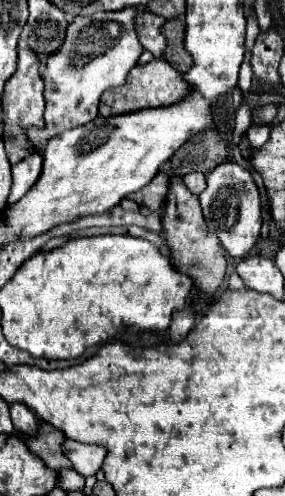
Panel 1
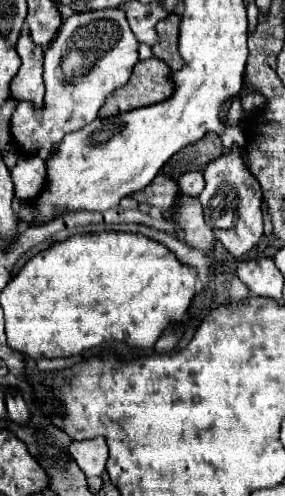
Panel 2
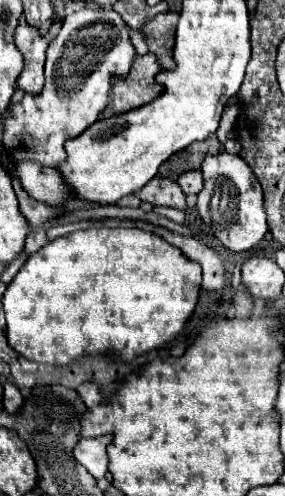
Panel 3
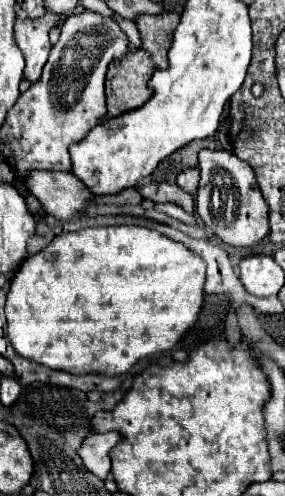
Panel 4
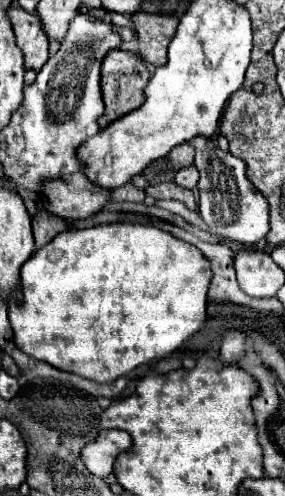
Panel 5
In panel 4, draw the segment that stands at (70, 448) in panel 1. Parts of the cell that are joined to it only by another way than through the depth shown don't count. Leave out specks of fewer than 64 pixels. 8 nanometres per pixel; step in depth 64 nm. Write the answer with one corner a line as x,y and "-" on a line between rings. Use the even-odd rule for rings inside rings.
108,432
108,434
90,434
84,444
78,450
78,456
82,458
84,466
98,476
100,480
106,480
110,472
110,450
122,442
122,436
118,432

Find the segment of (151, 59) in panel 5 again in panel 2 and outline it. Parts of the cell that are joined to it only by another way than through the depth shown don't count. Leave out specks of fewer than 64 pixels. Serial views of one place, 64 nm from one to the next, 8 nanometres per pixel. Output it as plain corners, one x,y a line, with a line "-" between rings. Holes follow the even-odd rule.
168,14
164,20
156,24
156,34
158,34
158,44
152,46
152,52
156,58
164,60
174,72
182,68
182,58
178,56
178,24
180,16

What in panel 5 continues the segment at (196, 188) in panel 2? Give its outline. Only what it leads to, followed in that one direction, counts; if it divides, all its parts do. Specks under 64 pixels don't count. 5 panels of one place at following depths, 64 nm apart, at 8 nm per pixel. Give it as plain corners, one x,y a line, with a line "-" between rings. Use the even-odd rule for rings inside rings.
188,166
188,168
182,168
178,174
176,174
176,184
182,186
182,188
188,188
188,190
194,190
196,184
198,184
198,170
194,166

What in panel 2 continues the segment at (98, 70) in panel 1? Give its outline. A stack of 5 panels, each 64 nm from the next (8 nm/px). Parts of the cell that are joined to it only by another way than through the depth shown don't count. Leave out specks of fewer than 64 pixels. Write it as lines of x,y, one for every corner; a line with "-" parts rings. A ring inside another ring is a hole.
96,10
96,12
76,12
64,18
64,24
52,44
46,48
44,54
44,84
46,94
40,108
32,102
20,102
10,120
10,136
20,150
32,150
36,156
44,158
46,162
56,152
60,140
84,128
92,120
98,118
98,110
104,106
106,98
120,86
124,86
130,78
134,64
138,62
138,40
132,34
126,16
122,10

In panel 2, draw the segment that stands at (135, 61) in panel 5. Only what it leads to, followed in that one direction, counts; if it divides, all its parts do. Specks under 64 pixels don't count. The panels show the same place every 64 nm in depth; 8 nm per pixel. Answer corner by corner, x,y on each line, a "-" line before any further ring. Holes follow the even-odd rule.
154,56
148,60
138,60
128,84
112,92
114,104
102,106
100,118
116,116
120,112
128,112
166,100
172,94
172,82
168,80
168,74
170,68

